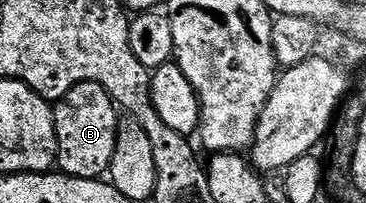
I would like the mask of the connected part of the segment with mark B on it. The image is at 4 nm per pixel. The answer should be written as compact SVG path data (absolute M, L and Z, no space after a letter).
M97 81L78 83L55 102L56 148L54 156L60 160L59 168L69 177L81 177L95 181L103 178L111 170L116 154L116 142L120 121L116 118L113 94Z

